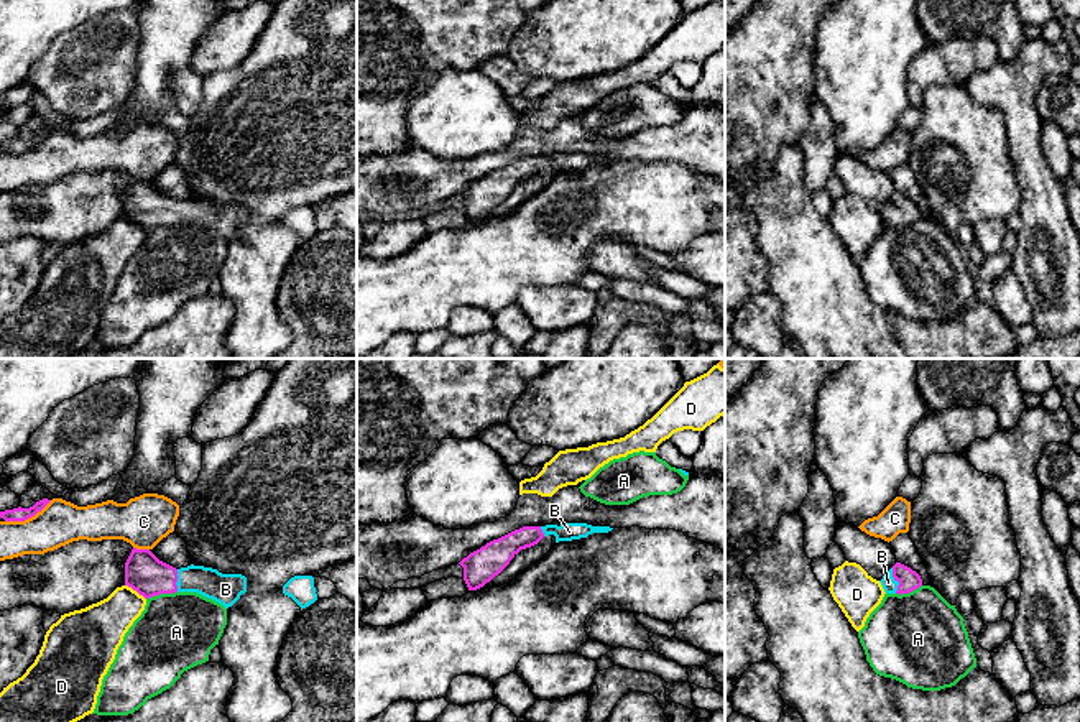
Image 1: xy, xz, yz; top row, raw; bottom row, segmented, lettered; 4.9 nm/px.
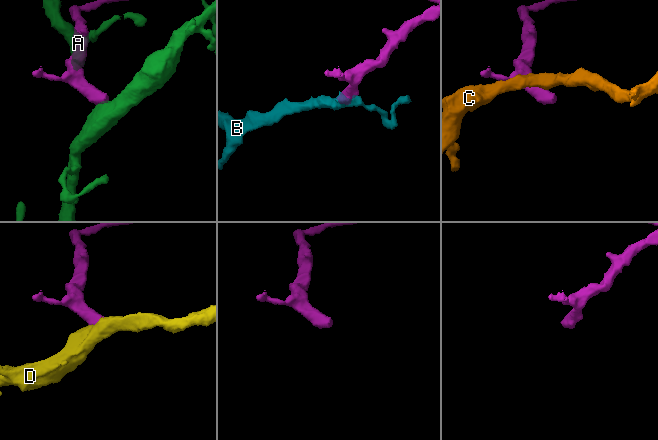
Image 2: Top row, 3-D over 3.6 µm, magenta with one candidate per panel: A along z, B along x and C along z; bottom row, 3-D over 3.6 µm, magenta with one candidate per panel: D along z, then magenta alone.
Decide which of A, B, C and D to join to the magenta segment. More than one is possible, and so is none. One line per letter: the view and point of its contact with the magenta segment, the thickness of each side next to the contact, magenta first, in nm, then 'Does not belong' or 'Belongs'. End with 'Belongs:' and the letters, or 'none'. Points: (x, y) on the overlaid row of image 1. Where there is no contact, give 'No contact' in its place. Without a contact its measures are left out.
A: Touches magenta at xy (161, 592). Thickness 190 nm (magenta) against 380 nm. Does not belong
B: Touches magenta at yz (896, 579). Thickness 100 nm (magenta) against 70 nm. Belongs
C: Touches magenta at xy (28, 517). Thickness 70 nm (magenta) against 220 nm. Does not belong
D: Touches magenta at xy (135, 589). Thickness 190 nm (magenta) against 240 nm. Does not belong
Belongs: B

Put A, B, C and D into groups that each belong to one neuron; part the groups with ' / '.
A / B / C / D

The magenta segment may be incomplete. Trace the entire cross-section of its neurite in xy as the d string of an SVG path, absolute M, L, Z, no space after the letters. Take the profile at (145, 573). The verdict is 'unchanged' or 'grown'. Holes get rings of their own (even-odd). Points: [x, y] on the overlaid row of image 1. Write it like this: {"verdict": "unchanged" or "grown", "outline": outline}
{"verdict": "grown", "outline": "M133 548L125 562L125 585L145 599L159 594L197 592L228 609L247 592L247 577L194 564L176 569L159 561L150 549Z"}

